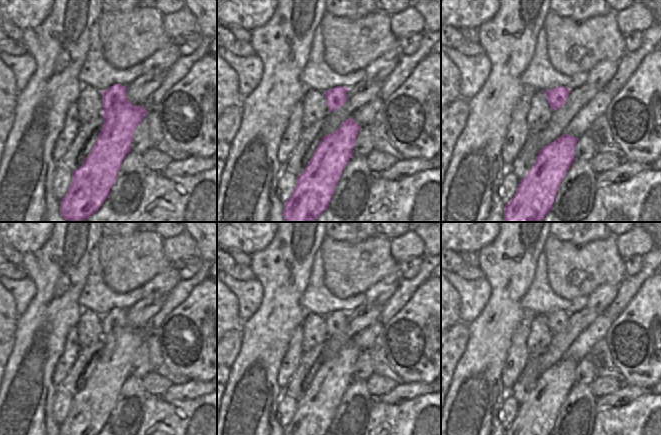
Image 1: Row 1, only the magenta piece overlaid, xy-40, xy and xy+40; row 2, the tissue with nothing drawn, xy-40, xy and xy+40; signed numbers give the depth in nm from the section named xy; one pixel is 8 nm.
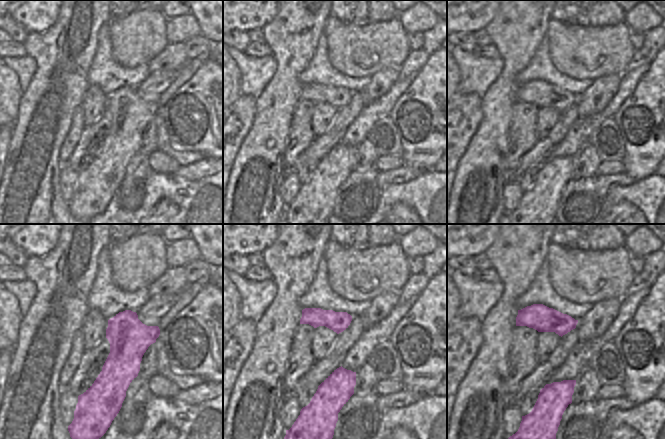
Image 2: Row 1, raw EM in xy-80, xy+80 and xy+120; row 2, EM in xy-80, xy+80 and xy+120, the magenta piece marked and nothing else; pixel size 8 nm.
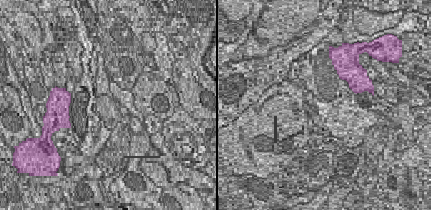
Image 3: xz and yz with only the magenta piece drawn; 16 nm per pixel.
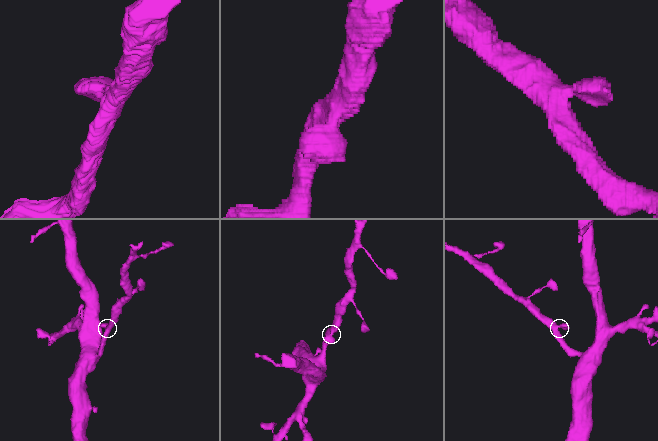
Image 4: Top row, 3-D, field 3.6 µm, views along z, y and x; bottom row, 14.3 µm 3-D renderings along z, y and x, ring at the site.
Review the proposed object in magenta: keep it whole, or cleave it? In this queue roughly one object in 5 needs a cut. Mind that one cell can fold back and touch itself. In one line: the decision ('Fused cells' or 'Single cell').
Single cell

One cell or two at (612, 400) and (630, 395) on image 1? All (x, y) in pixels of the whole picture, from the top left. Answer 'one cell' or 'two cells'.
one cell

